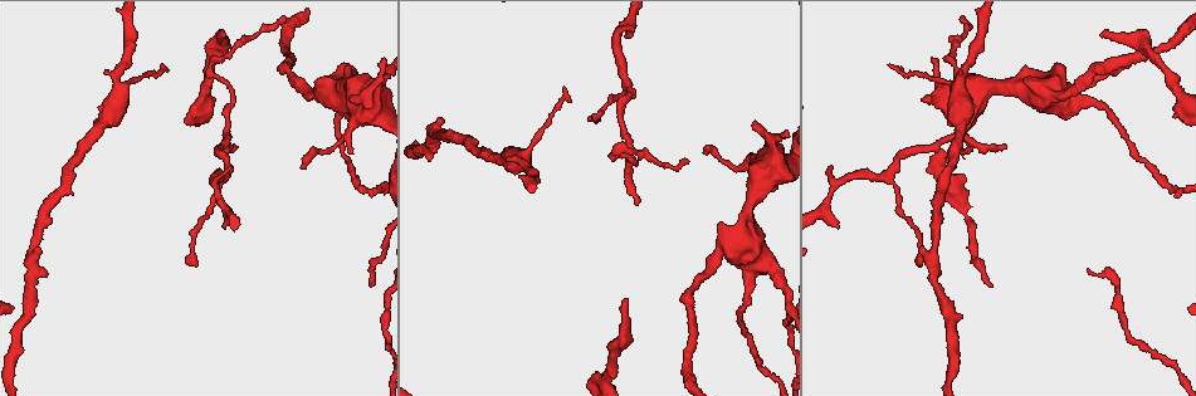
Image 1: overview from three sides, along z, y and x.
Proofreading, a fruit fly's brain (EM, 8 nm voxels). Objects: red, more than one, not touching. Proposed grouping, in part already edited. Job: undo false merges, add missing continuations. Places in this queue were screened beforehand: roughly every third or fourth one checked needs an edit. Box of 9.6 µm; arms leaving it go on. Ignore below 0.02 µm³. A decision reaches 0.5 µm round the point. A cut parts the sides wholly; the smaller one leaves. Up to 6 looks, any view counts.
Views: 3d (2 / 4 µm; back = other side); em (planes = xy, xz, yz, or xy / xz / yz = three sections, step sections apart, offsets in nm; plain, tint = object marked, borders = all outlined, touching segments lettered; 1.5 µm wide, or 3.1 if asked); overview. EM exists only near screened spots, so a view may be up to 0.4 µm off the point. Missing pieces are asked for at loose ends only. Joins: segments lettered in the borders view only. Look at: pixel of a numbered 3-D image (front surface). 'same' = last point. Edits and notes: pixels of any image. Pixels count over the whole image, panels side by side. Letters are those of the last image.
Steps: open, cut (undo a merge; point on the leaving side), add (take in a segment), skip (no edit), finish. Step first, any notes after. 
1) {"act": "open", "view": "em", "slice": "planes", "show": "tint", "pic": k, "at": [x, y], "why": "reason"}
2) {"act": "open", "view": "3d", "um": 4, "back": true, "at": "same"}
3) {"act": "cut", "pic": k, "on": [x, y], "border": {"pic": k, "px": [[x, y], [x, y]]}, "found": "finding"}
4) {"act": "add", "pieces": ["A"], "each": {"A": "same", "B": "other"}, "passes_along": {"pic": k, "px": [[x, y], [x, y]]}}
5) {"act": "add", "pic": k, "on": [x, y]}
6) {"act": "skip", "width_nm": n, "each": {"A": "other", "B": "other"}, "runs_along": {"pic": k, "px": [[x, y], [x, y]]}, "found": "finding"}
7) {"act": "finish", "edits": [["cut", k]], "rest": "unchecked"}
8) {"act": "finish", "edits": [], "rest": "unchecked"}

{"act": "open", "view": "3d", "um": 4, "pic": 1, "at": [750, 266], "why": "sudden change in width"}

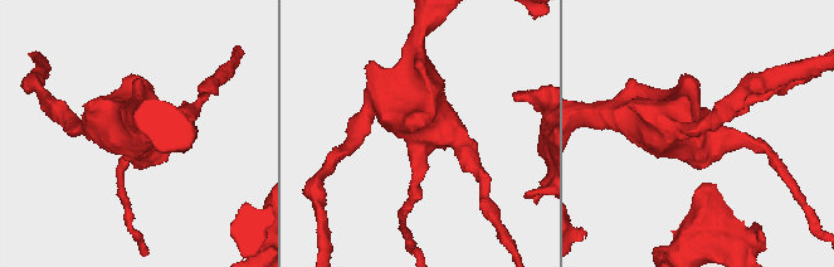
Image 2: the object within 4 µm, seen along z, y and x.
{"act": "open", "view": "em", "slice": "planes", "show": "plain", "pic": 2, "at": [421, 134], "why": "need the tissue"}

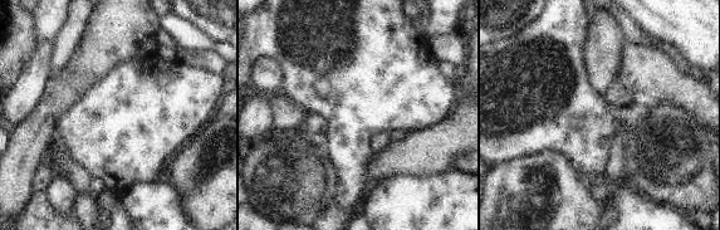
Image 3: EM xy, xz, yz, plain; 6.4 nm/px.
{"act": "open", "view": "em", "slice": "planes", "show": "borders", "at": "same", "why": "see the neighbours"}

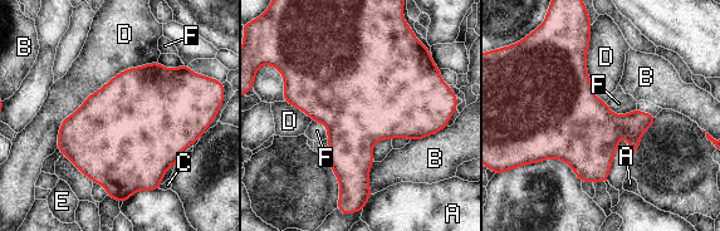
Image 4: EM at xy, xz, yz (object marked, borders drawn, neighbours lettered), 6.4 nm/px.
{"act": "skip", "width_nm": 700, "each": {"A": "other", "B": "other", "C": "other", "D": "other", "E": "other", "F": "other"}, "border": {"pic": 4, "px": [[606, 102], [620, 114], [636, 107]]}, "found": "one neuron here"}

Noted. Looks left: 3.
{"act": "open", "view": "3d", "um": 4, "pic": 1, "at": [924, 99], "why": "free end"}

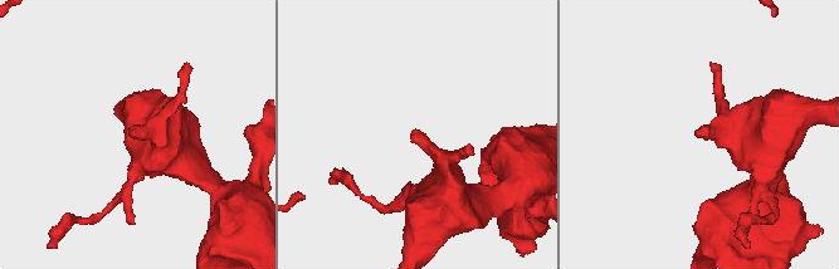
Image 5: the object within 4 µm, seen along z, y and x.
{"act": "open", "view": "em", "slice": "xy", "step": 8, "show": "borders", "pic": 5, "at": [697, 134]}

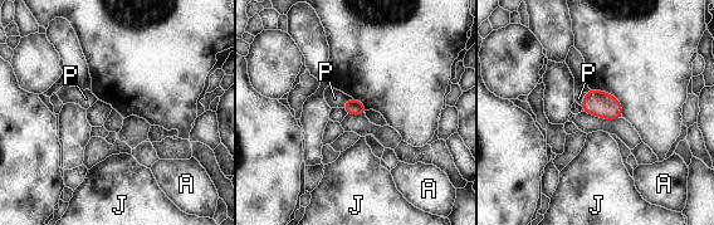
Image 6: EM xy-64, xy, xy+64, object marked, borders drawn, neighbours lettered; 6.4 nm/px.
{"act": "add", "pieces": ["P"], "longest_contact_nm": ["P", 90], "each": {"A": "other", "J": "other", "P": "same"}, "found": "the neuron continues"}

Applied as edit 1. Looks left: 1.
{"act": "finish", "edits": [["add", 6]], "rest": "unchecked"}

